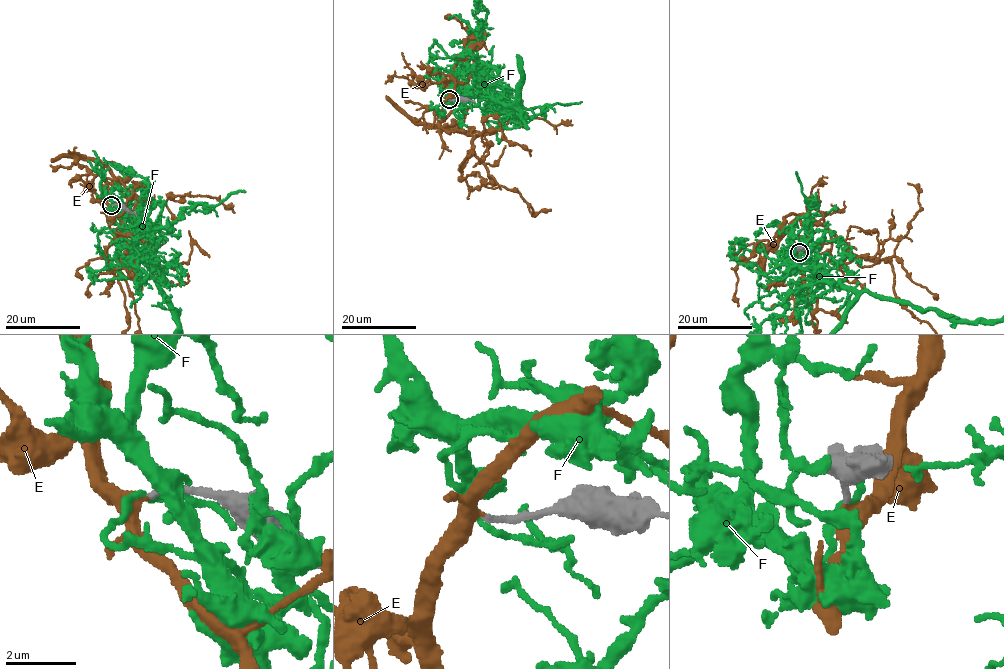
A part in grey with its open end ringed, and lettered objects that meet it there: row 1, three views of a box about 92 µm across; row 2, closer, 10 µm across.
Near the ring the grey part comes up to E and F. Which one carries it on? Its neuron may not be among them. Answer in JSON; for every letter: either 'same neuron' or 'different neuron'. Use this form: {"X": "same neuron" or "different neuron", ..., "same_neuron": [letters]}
{"E": "same neuron", "F": "different neuron", "same_neuron": ["E"]}

